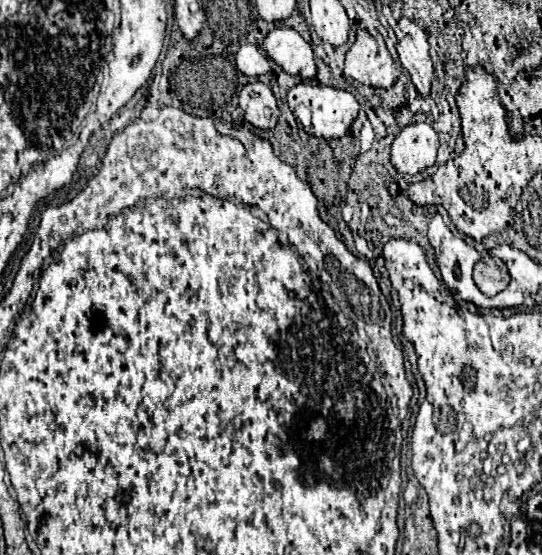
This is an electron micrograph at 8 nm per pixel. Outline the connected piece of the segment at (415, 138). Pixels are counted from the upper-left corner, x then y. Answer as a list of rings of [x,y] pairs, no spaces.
[[[408,124],[392,142],[392,164],[400,174],[418,174],[436,162],[438,134],[430,124]]]

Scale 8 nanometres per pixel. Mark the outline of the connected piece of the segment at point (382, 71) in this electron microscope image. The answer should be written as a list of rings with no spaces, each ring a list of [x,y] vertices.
[[[358,30],[356,42],[352,44],[352,48],[346,54],[344,74],[350,76],[352,80],[356,80],[360,84],[368,84],[372,88],[390,88],[398,78],[398,68],[396,68],[392,56],[388,54],[386,46],[380,46],[366,30]]]

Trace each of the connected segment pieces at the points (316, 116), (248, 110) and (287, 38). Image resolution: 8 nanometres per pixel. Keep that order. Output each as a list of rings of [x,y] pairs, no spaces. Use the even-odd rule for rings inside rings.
[[[300,82],[298,86],[290,88],[288,104],[294,114],[298,114],[298,108],[302,108],[302,110],[306,108],[306,112],[310,116],[310,120],[304,122],[306,132],[316,138],[324,138],[324,140],[342,138],[348,132],[350,124],[354,122],[354,118],[358,116],[358,110],[360,110],[360,104],[354,94],[350,94],[346,90],[332,88],[332,86],[322,86],[318,82]]]
[[[250,82],[240,92],[240,108],[244,110],[244,118],[260,130],[270,130],[276,126],[280,110],[276,106],[276,98],[272,90],[262,82]]]
[[[274,28],[264,40],[264,50],[286,74],[302,80],[316,78],[314,52],[296,30]]]

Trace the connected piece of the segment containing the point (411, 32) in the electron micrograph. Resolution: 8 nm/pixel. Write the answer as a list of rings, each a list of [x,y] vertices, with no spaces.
[[[402,18],[396,26],[396,38],[396,50],[402,68],[410,74],[420,96],[428,96],[434,78],[434,68],[428,54],[428,40],[424,30],[414,20]]]

